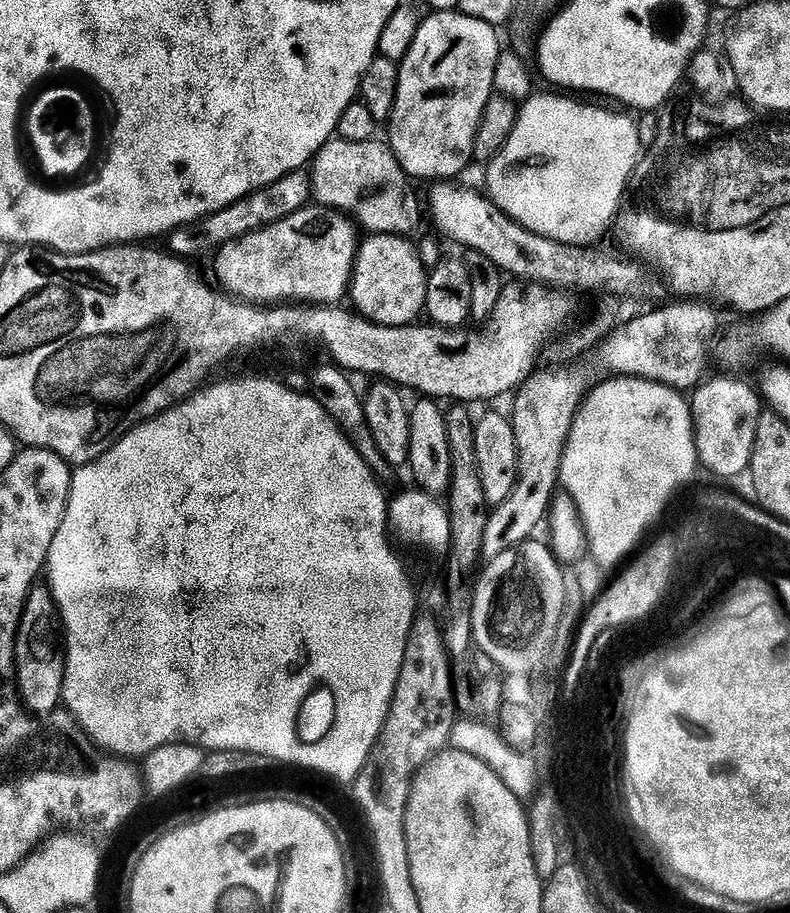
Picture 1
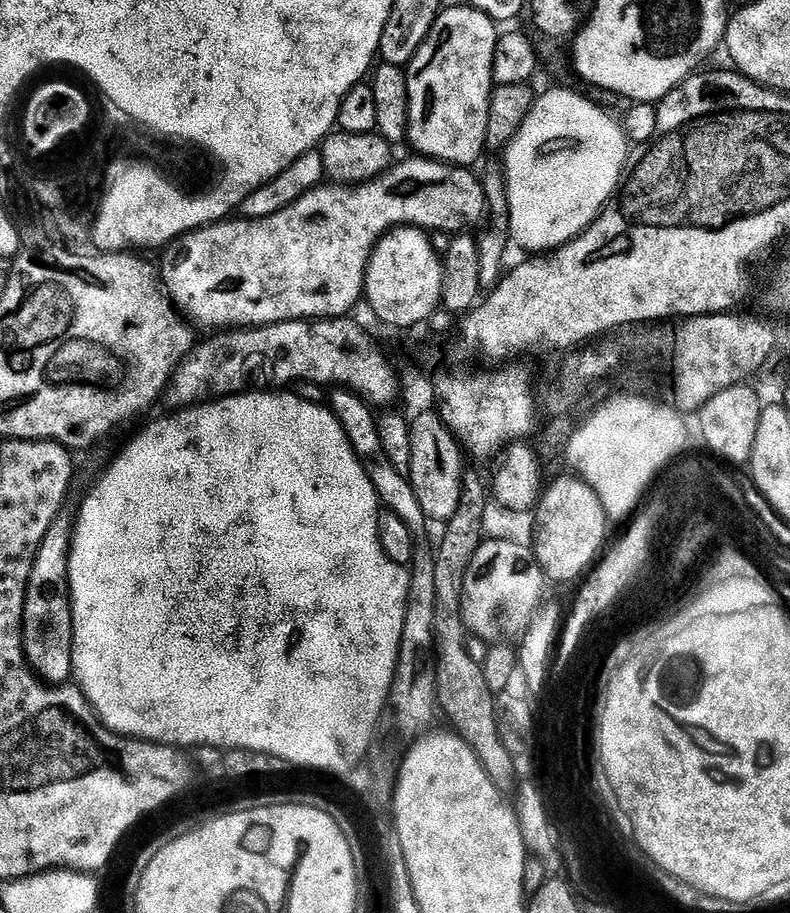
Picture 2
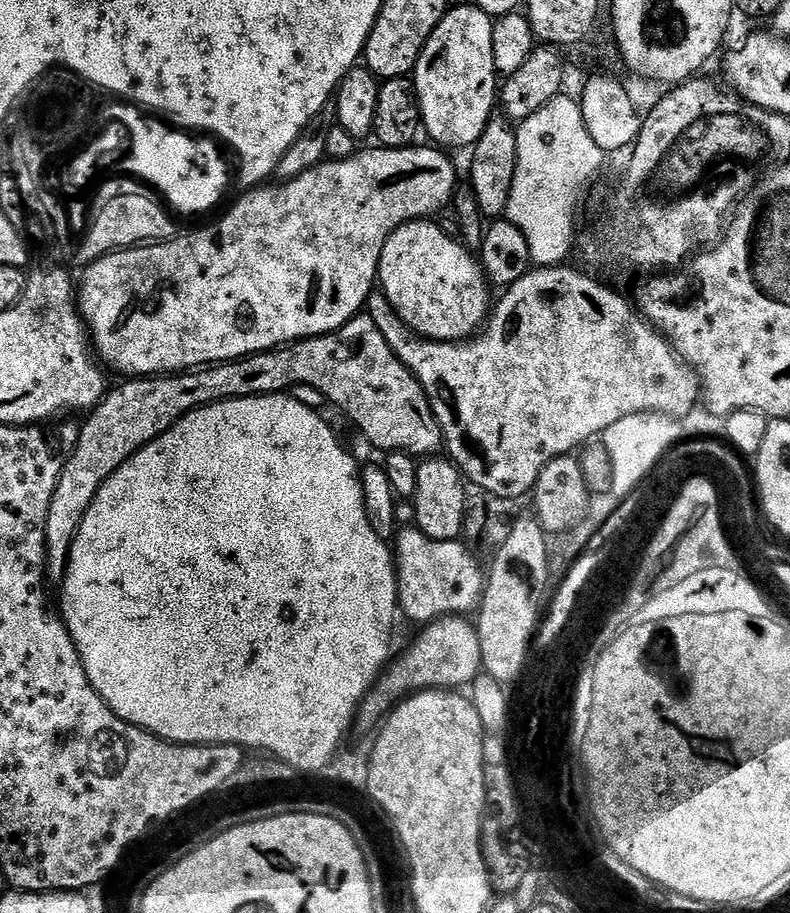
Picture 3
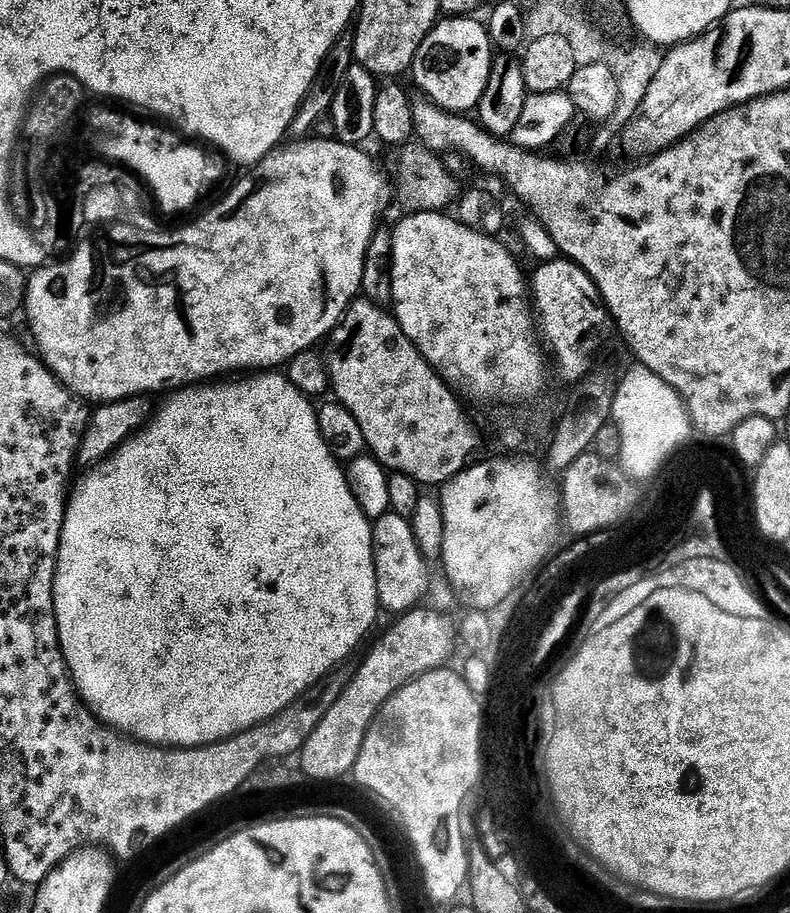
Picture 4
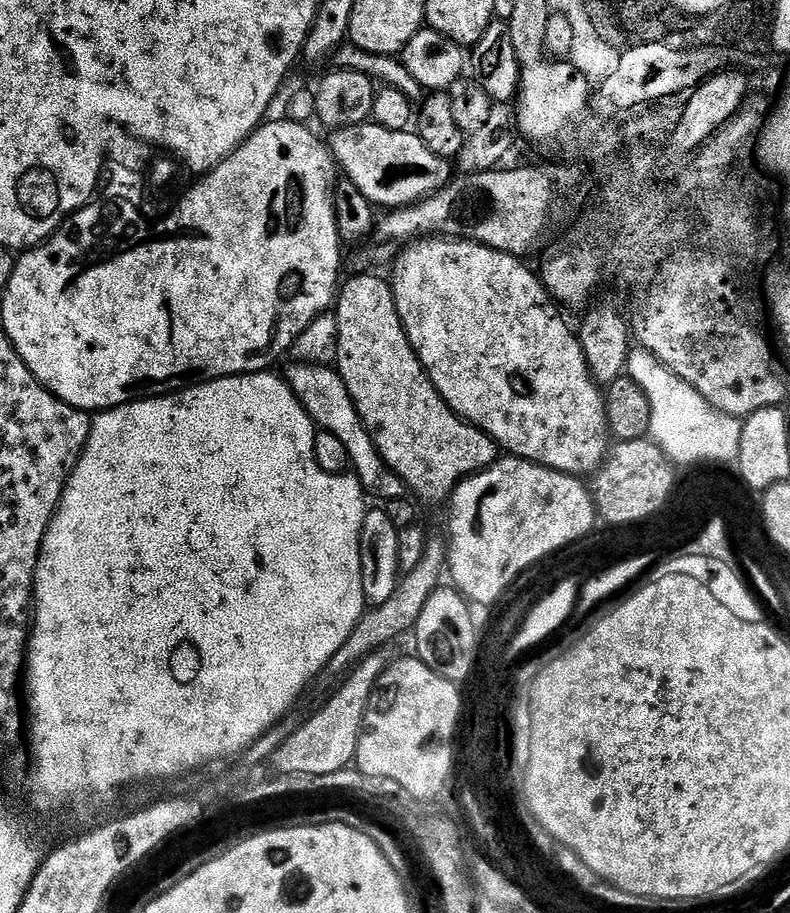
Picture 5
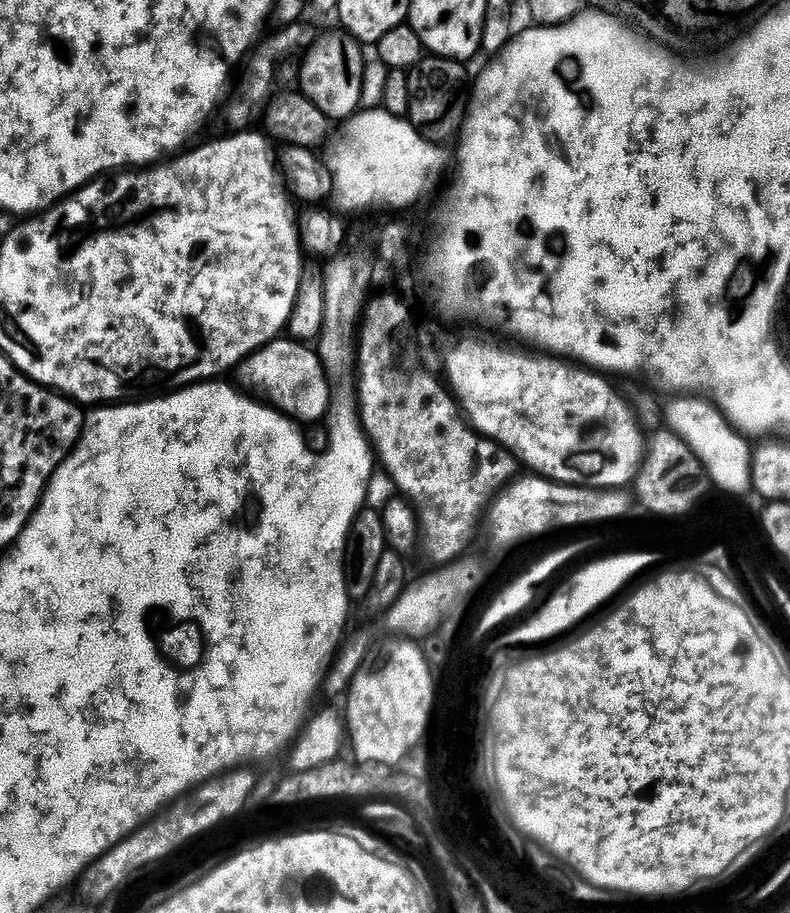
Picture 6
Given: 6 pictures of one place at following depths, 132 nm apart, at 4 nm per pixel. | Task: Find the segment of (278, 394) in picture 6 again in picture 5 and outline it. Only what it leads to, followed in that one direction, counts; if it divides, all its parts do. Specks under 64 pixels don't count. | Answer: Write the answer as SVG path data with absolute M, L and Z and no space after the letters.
M289 363L286 379L288 385L294 390L298 402L308 411L308 417L317 429L333 432L338 441L342 442L348 451L351 471L360 485L364 488L369 499L376 502L387 502L394 498L409 495L406 482L382 458L376 449L376 443L370 438L354 402L350 398L350 390L346 390L346 382L340 377L335 367L324 367L316 364Z

